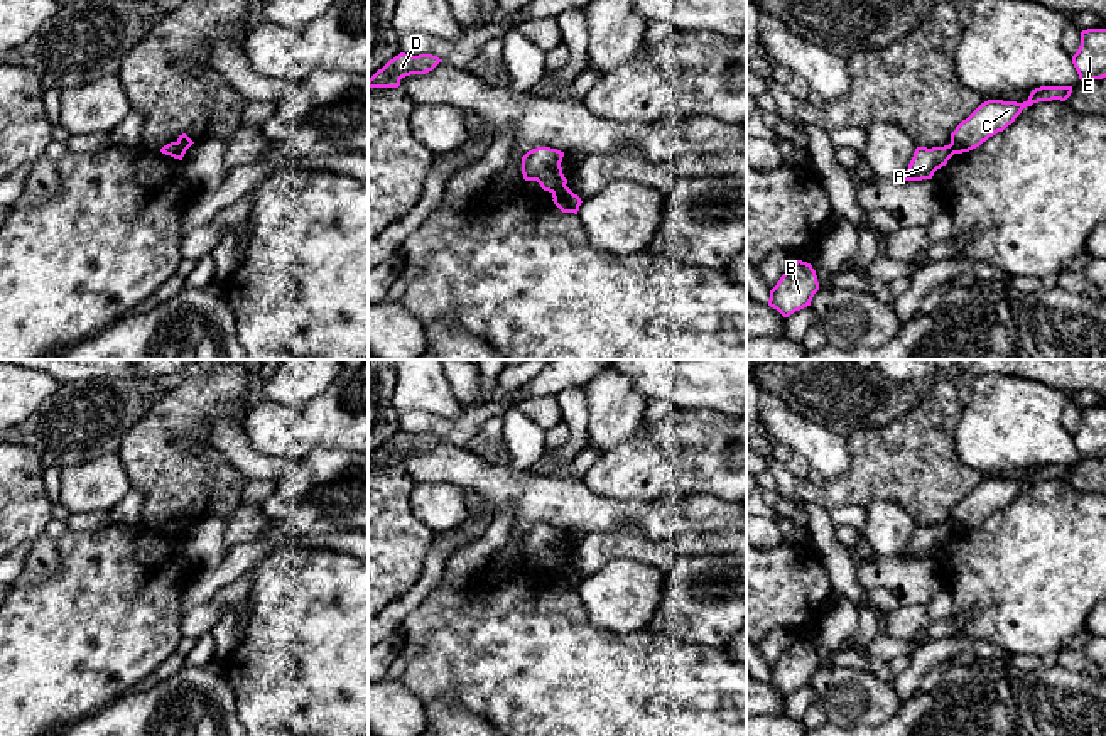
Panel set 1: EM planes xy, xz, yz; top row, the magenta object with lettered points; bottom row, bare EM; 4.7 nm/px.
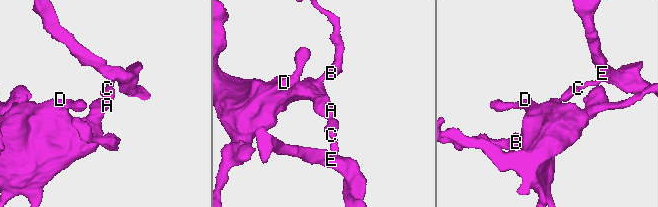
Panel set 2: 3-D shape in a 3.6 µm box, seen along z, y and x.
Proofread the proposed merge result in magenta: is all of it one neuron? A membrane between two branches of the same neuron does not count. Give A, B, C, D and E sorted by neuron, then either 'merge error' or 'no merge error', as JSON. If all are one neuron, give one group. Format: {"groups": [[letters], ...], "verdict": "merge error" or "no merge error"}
{"groups": [["A", "B", "D"], ["C", "E"]], "verdict": "merge error"}

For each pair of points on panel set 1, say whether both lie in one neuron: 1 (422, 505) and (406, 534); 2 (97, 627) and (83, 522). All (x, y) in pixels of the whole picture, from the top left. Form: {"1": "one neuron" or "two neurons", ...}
{"1": "two neurons", "2": "two neurons"}

